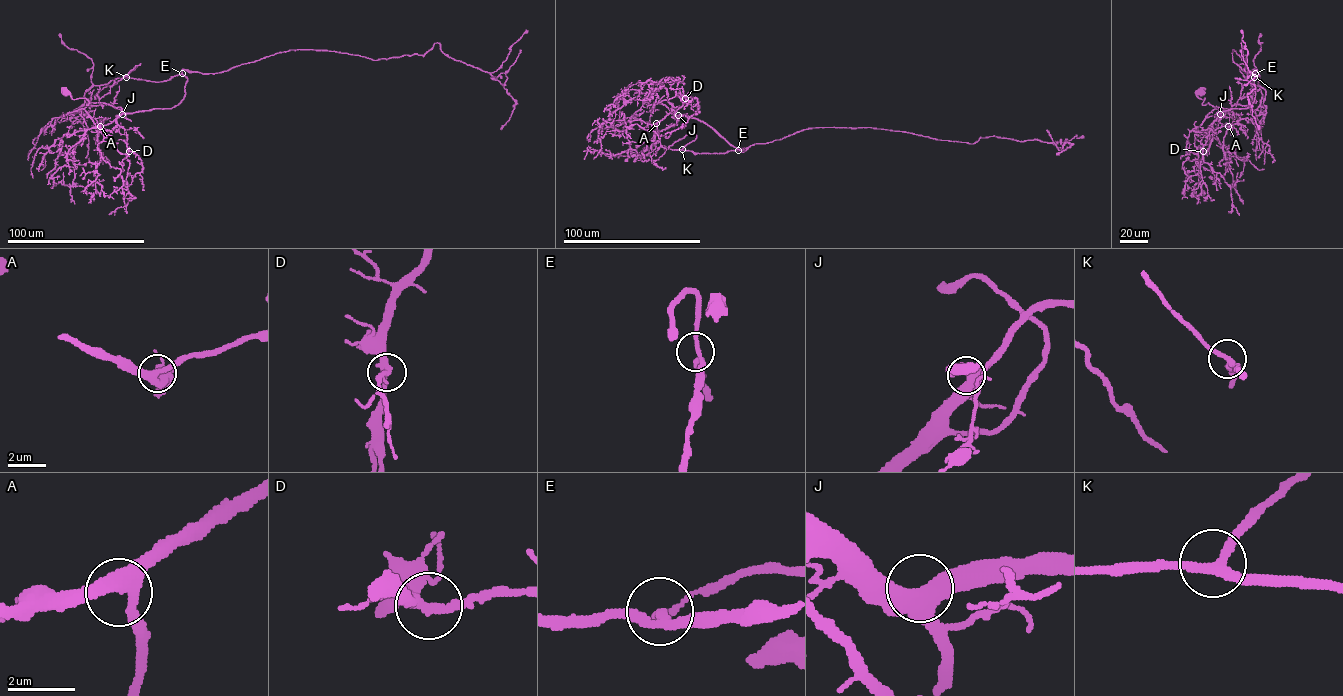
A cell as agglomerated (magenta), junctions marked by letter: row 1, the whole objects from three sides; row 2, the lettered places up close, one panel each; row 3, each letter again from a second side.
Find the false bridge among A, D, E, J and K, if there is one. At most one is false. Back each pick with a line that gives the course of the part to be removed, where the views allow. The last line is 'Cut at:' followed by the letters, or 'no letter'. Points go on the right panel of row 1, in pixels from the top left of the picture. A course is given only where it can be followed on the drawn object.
Cut at: no letter

